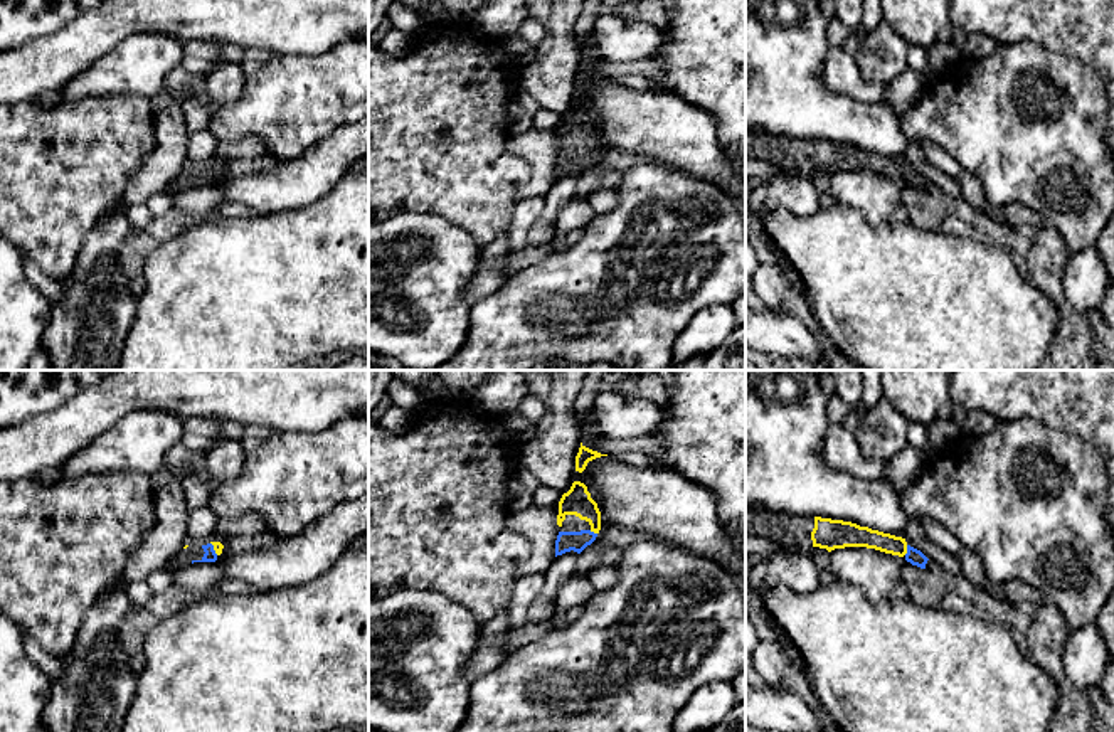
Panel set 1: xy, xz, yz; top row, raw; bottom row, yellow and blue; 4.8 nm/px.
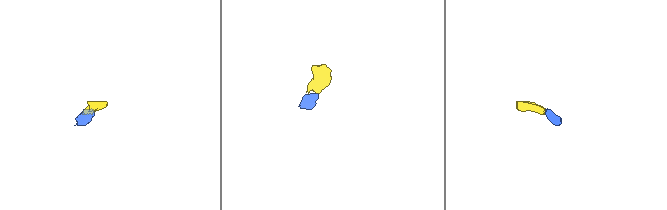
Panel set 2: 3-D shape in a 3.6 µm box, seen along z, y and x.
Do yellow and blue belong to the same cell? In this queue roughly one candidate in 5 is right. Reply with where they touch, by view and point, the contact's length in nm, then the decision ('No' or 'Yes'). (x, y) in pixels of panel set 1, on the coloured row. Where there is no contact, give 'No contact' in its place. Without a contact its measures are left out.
Touches yellow at yz (906, 551). Shared border 50 nm. Yes

